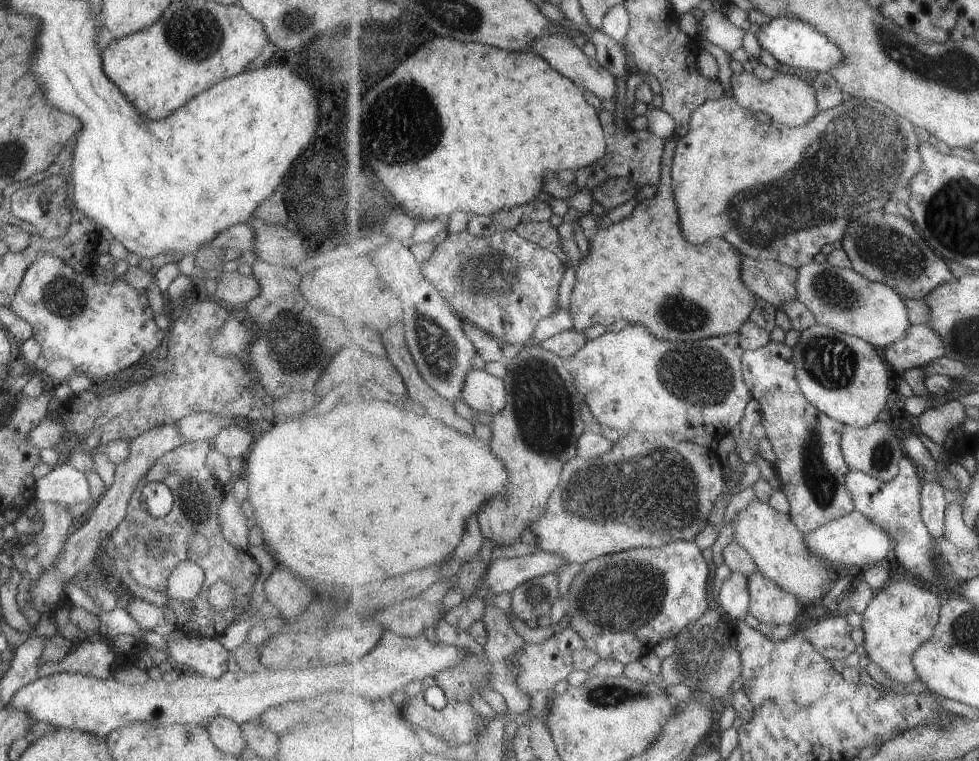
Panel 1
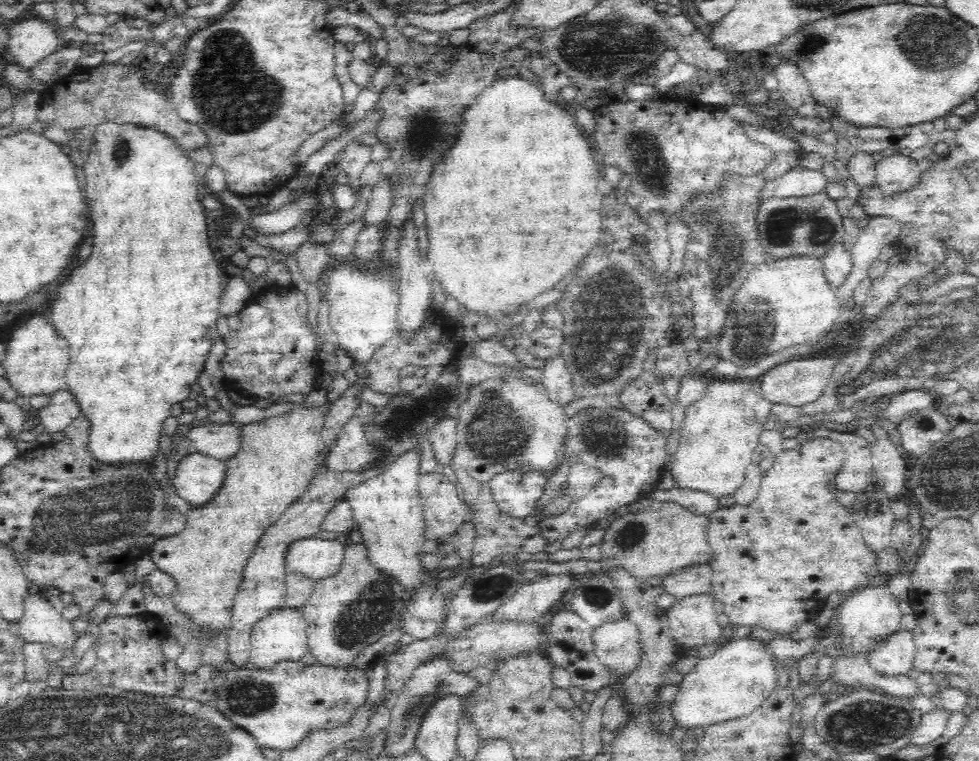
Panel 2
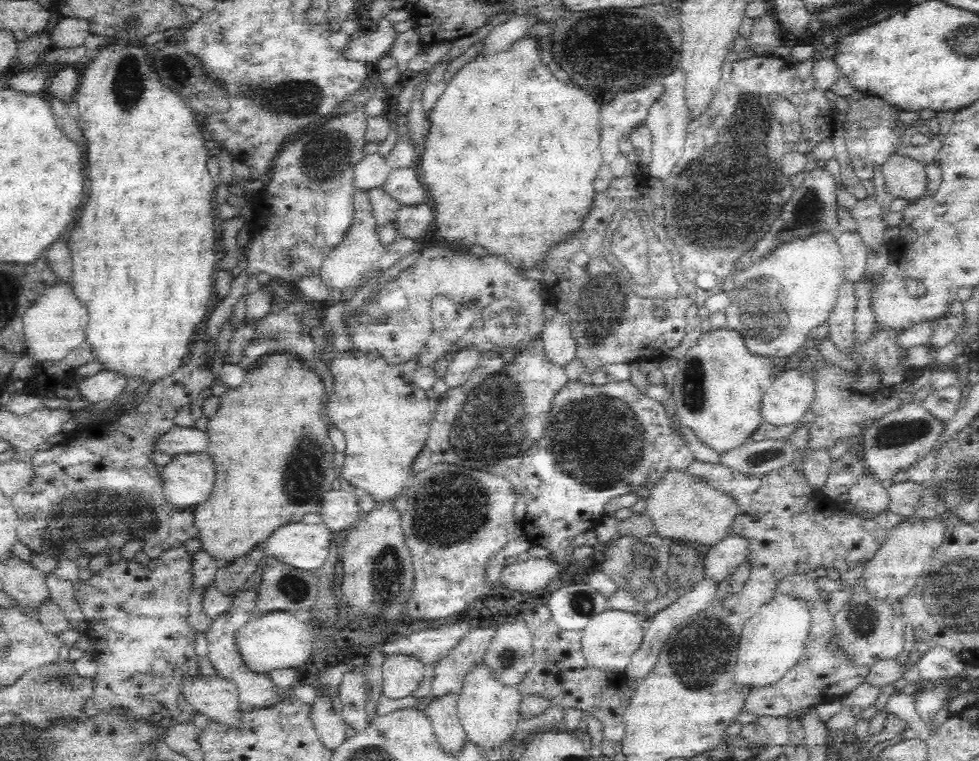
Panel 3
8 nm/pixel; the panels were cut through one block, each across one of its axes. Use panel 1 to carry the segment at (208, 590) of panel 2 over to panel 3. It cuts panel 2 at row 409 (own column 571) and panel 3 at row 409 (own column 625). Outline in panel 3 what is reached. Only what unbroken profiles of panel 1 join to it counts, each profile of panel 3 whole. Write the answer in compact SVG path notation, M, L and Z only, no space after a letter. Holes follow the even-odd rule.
M286 353L276 354L272 358L268 358L268 362L264 367L256 370L254 373L246 374L244 382L234 390L228 390L220 396L220 406L216 414L210 418L206 431L210 437L210 446L207 453L212 457L215 470L215 481L213 482L209 497L199 505L191 508L193 528L195 528L195 537L198 540L198 550L204 554L208 554L214 563L228 567L234 565L240 558L245 558L252 553L252 550L262 547L265 540L272 536L275 530L281 526L298 523L303 520L303 516L308 512L314 512L314 506L318 504L325 492L331 489L334 482L335 469L338 464L338 454L331 440L328 437L328 427L330 426L326 419L322 422L320 409L324 404L326 393L322 380L312 370L307 370L305 366L301 366L298 361L292 360Z

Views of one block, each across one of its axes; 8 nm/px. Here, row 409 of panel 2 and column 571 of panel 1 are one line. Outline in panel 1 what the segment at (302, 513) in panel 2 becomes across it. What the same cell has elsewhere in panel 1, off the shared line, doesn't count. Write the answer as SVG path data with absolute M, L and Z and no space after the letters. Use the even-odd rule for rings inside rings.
M529 342L521 347L516 358L508 361L505 379L509 388L509 402L504 410L493 416L491 425L494 430L494 442L491 447L502 460L506 460L506 464L510 464L512 476L508 492L496 496L479 511L485 538L494 540L499 546L520 542L524 532L532 529L536 520L546 516L550 498L561 484L564 468L570 460L579 456L580 438L588 430L584 422L585 416L582 414L582 404L587 400L580 392L568 362L556 352L542 348L540 343Z

